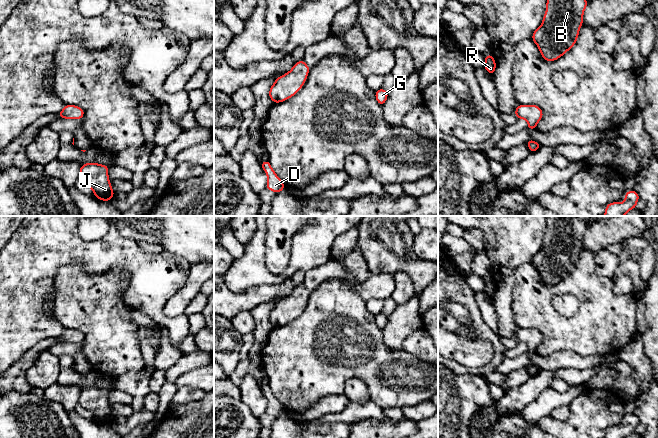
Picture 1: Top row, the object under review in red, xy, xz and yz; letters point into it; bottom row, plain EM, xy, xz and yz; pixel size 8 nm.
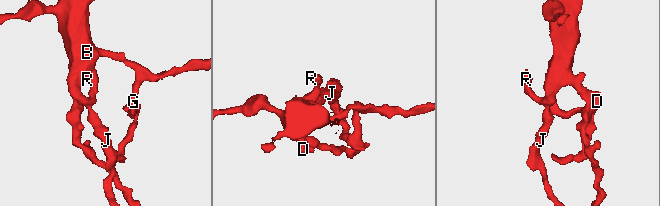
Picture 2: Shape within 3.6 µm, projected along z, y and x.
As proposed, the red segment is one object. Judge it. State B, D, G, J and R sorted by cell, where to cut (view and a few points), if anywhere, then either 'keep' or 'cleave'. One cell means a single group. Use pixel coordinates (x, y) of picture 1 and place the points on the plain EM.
B D G J R | no cut | keep

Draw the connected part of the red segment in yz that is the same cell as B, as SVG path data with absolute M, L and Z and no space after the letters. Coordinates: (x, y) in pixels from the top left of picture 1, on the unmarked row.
M546 216L546 222L546 237L541 250L533 256L532 263L539 271L541 280L552 286L572 273L576 267L588 225L576 216Z

